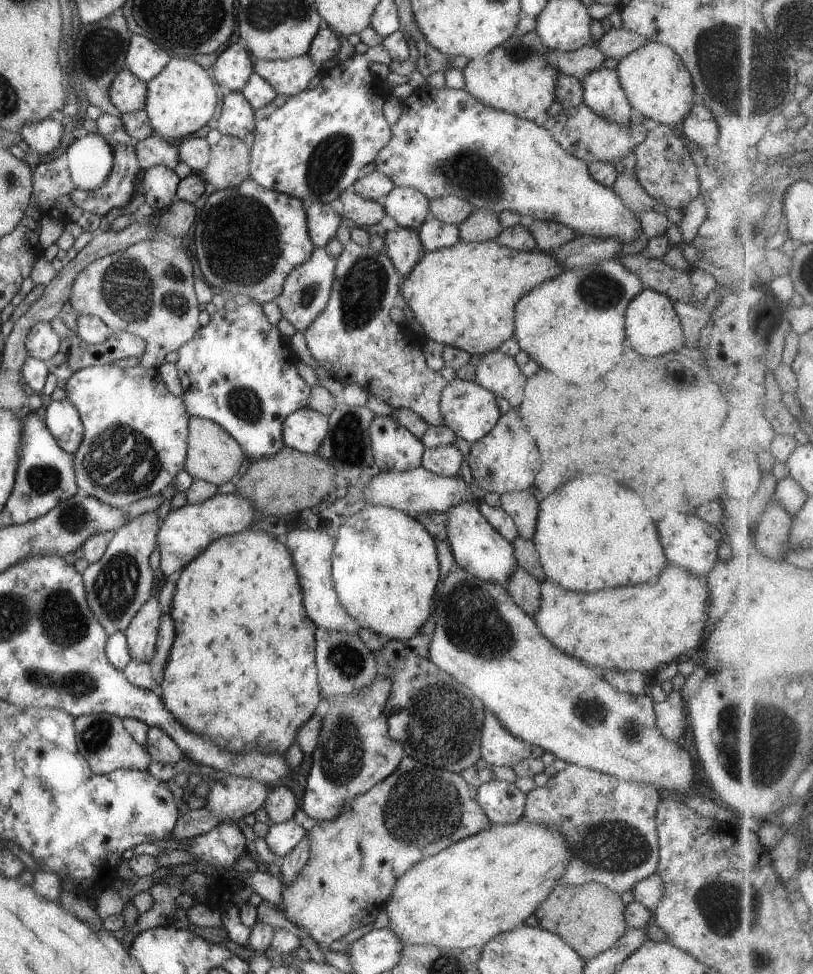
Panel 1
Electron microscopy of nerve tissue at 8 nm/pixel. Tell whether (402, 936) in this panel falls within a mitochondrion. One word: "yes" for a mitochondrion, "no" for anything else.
no

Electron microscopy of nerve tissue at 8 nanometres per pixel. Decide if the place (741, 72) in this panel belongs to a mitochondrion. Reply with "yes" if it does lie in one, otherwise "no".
yes

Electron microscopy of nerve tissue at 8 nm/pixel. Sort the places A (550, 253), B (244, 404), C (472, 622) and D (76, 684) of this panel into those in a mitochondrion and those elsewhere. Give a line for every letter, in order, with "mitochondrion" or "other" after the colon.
A: other
B: mitochondrion
C: mitochondrion
D: mitochondrion

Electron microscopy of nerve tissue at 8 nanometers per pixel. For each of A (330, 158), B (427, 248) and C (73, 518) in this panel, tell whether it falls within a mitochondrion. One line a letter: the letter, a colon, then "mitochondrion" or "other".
A: mitochondrion
B: other
C: mitochondrion

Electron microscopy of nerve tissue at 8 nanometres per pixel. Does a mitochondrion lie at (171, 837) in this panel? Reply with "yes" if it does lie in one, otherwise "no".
no

